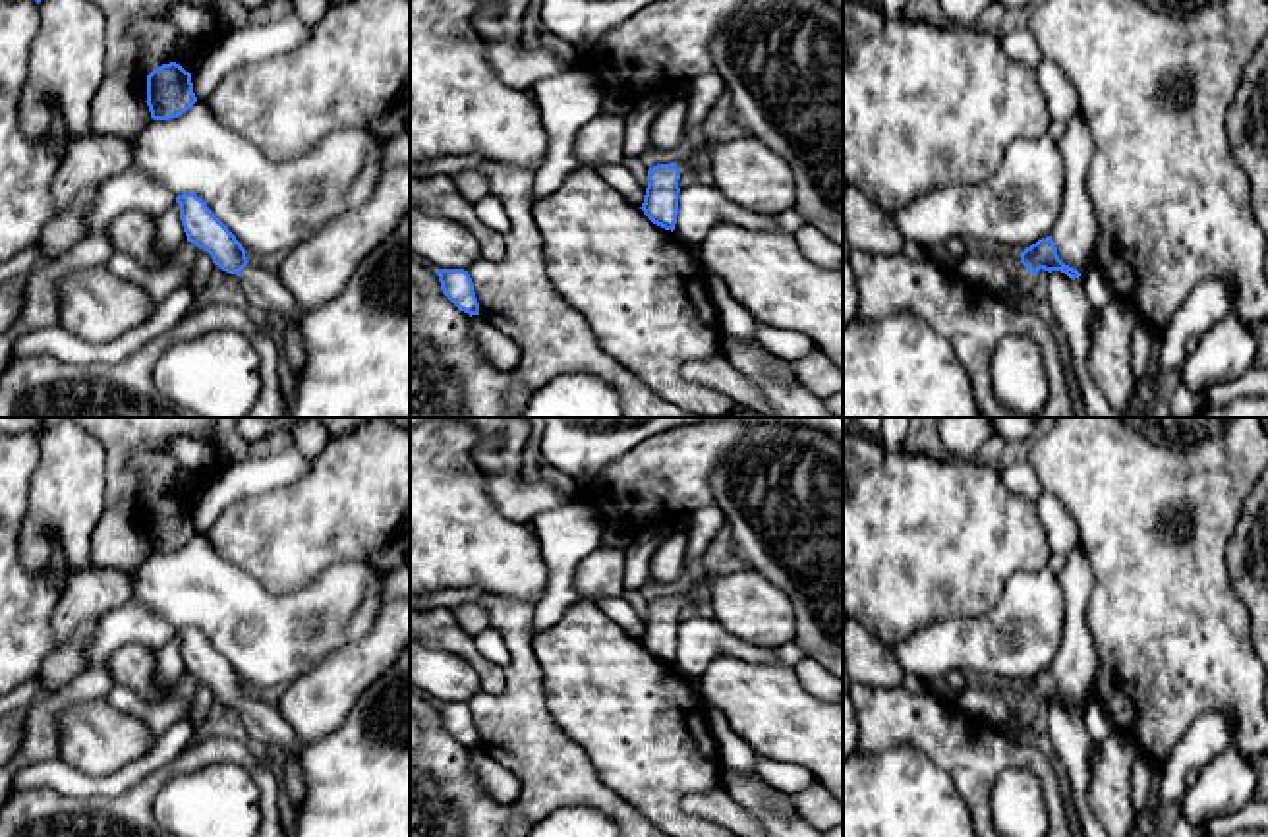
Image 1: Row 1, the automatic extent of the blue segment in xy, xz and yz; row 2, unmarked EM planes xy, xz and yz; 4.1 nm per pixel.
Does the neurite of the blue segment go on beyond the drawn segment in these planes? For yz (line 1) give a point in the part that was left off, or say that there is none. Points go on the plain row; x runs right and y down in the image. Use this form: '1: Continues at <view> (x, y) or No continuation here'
1: Continues at yz (1025, 716)

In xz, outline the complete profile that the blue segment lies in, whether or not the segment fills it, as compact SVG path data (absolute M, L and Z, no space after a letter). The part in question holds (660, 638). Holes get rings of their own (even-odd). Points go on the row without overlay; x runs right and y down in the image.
M696 588L682 595L657 597L648 603L648 621L642 636L644 648L665 663L675 663L678 648L678 613L690 603L704 601L704 588Z

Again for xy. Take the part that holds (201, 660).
M182 626L176 630L176 636L180 638L180 653L187 675L207 684L213 696L222 704L238 709L249 742L265 744L269 748L284 748L288 752L290 758L284 765L284 779L280 783L282 794L288 798L292 808L296 808L305 794L302 767L296 762L303 742L284 721L274 702L247 694L247 684L228 659L213 648L201 630L195 626Z

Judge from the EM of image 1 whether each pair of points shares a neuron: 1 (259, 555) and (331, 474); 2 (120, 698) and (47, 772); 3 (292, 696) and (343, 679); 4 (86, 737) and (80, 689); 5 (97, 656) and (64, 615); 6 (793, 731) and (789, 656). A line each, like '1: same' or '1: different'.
1: same
2: different
3: same
4: different
5: different
6: different

